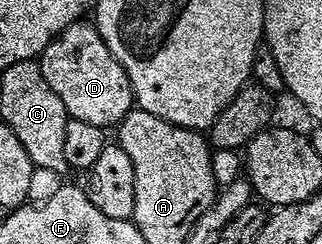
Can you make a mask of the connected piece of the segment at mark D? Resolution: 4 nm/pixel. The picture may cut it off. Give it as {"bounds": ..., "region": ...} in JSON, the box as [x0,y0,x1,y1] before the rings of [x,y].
{"bounds":[38,20,134,128],"region":[[[81,20],[66,27],[40,53],[38,61],[42,68],[42,76],[46,76],[46,84],[50,84],[50,88],[54,88],[58,100],[62,100],[62,104],[66,104],[66,112],[69,118],[86,120],[86,124],[109,128],[108,126],[115,127],[119,124],[134,108],[130,80],[126,76],[122,64],[118,64],[118,60],[114,60],[110,48],[106,48],[102,36],[97,32],[95,25],[91,21]]]}

